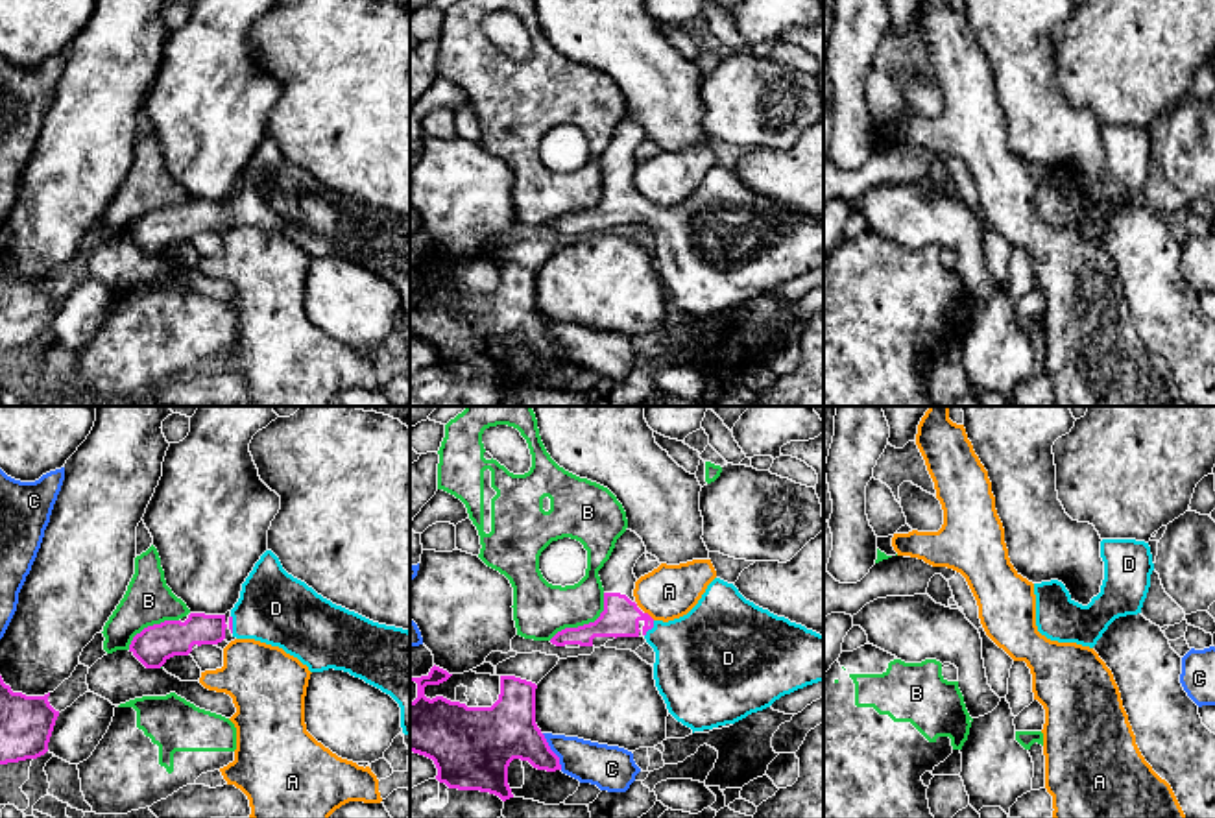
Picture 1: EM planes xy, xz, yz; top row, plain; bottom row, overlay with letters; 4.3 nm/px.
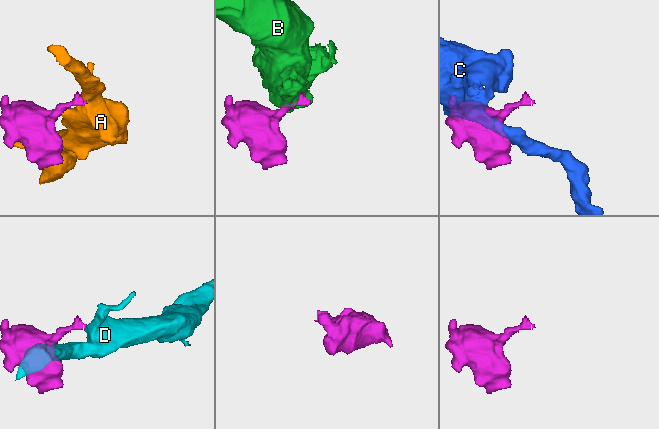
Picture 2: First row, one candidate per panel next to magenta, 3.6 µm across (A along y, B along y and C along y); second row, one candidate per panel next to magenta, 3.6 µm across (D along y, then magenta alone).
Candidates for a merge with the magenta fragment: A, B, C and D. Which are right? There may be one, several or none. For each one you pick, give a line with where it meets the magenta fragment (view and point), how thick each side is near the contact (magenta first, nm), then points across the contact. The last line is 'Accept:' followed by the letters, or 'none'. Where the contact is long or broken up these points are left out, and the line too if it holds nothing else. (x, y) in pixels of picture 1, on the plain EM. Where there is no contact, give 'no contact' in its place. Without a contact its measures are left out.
D: meets magenta in xz at (650, 215); 160 nm thick on the magenta side, 380 nm on the other; runs through xz (621, 204), (643, 204), (650, 215), (700, 242)
Accept: D

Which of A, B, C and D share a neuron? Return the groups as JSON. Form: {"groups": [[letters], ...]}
{"groups": [["A"], ["B"], ["C"], ["D"]]}

